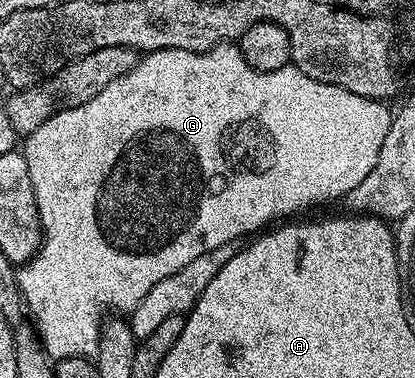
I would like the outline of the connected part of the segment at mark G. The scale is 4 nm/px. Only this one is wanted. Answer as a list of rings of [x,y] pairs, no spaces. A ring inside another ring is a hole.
[[[233,42],[217,44],[206,52],[160,48],[158,52],[142,55],[134,68],[115,78],[115,82],[103,86],[103,90],[99,90],[91,102],[83,102],[74,108],[62,107],[43,122],[45,128],[53,132],[53,152],[57,152],[57,156],[125,156],[125,168],[33,168],[30,178],[43,239],[36,256],[28,261],[29,280],[25,280],[24,292],[33,296],[31,308],[41,312],[40,318],[45,320],[45,324],[57,324],[57,328],[65,328],[65,352],[81,352],[86,358],[96,357],[105,308],[136,308],[147,290],[155,286],[155,282],[171,278],[171,274],[195,262],[199,254],[224,244],[233,244],[236,236],[248,237],[264,229],[272,216],[285,218],[290,215],[288,212],[292,208],[301,208],[304,204],[321,204],[324,200],[337,200],[340,196],[341,199],[348,197],[349,192],[355,190],[355,186],[359,186],[367,174],[371,174],[379,158],[383,138],[387,138],[387,130],[393,121],[391,112],[385,106],[380,100],[360,96],[334,84],[319,82],[295,66],[270,72],[255,70],[241,53],[240,47]],[[73,328],[89,328],[89,332],[73,332]]]

